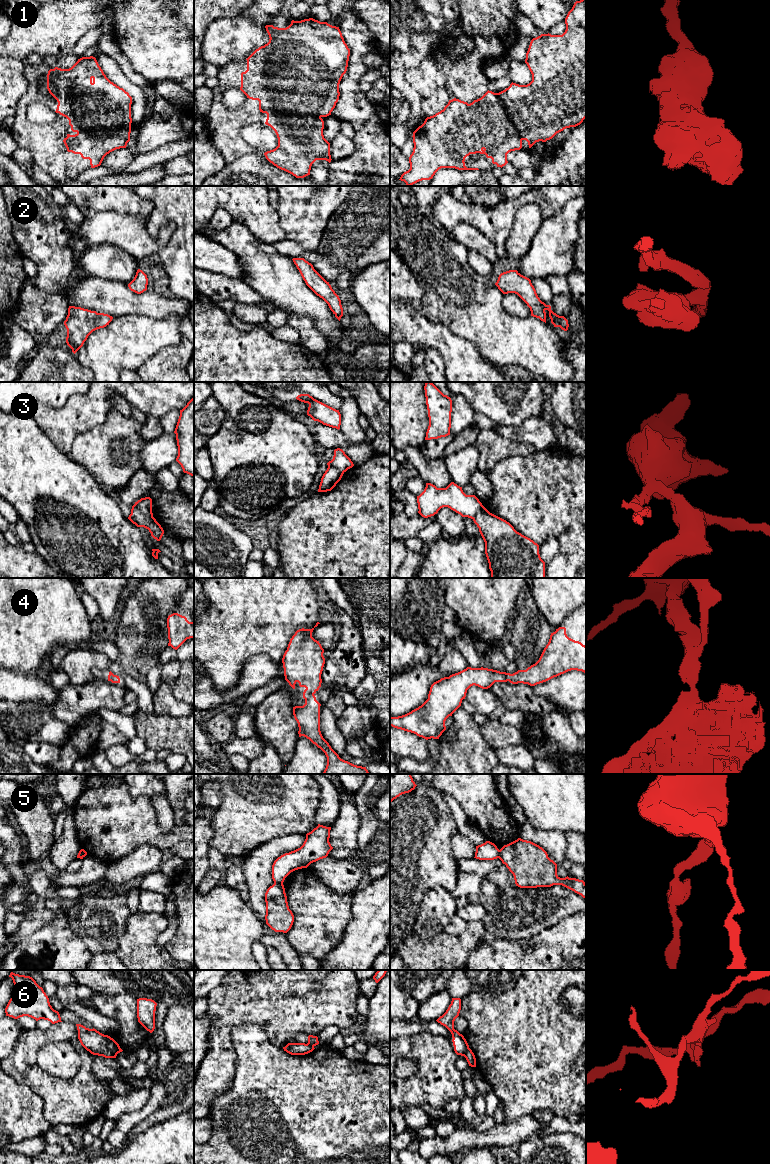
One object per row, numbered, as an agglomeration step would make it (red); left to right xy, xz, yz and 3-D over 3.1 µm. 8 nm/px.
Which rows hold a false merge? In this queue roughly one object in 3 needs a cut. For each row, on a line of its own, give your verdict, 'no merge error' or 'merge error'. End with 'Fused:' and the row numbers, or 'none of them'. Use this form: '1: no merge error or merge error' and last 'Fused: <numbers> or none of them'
1: no merge error
2: no merge error
3: merge error
4: no merge error
5: merge error
6: merge error
Fused: 3, 5, 6

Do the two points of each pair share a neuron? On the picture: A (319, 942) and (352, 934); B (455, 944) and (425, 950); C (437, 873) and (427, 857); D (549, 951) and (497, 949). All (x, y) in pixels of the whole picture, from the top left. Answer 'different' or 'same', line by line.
A: different
B: same
C: same
D: same

